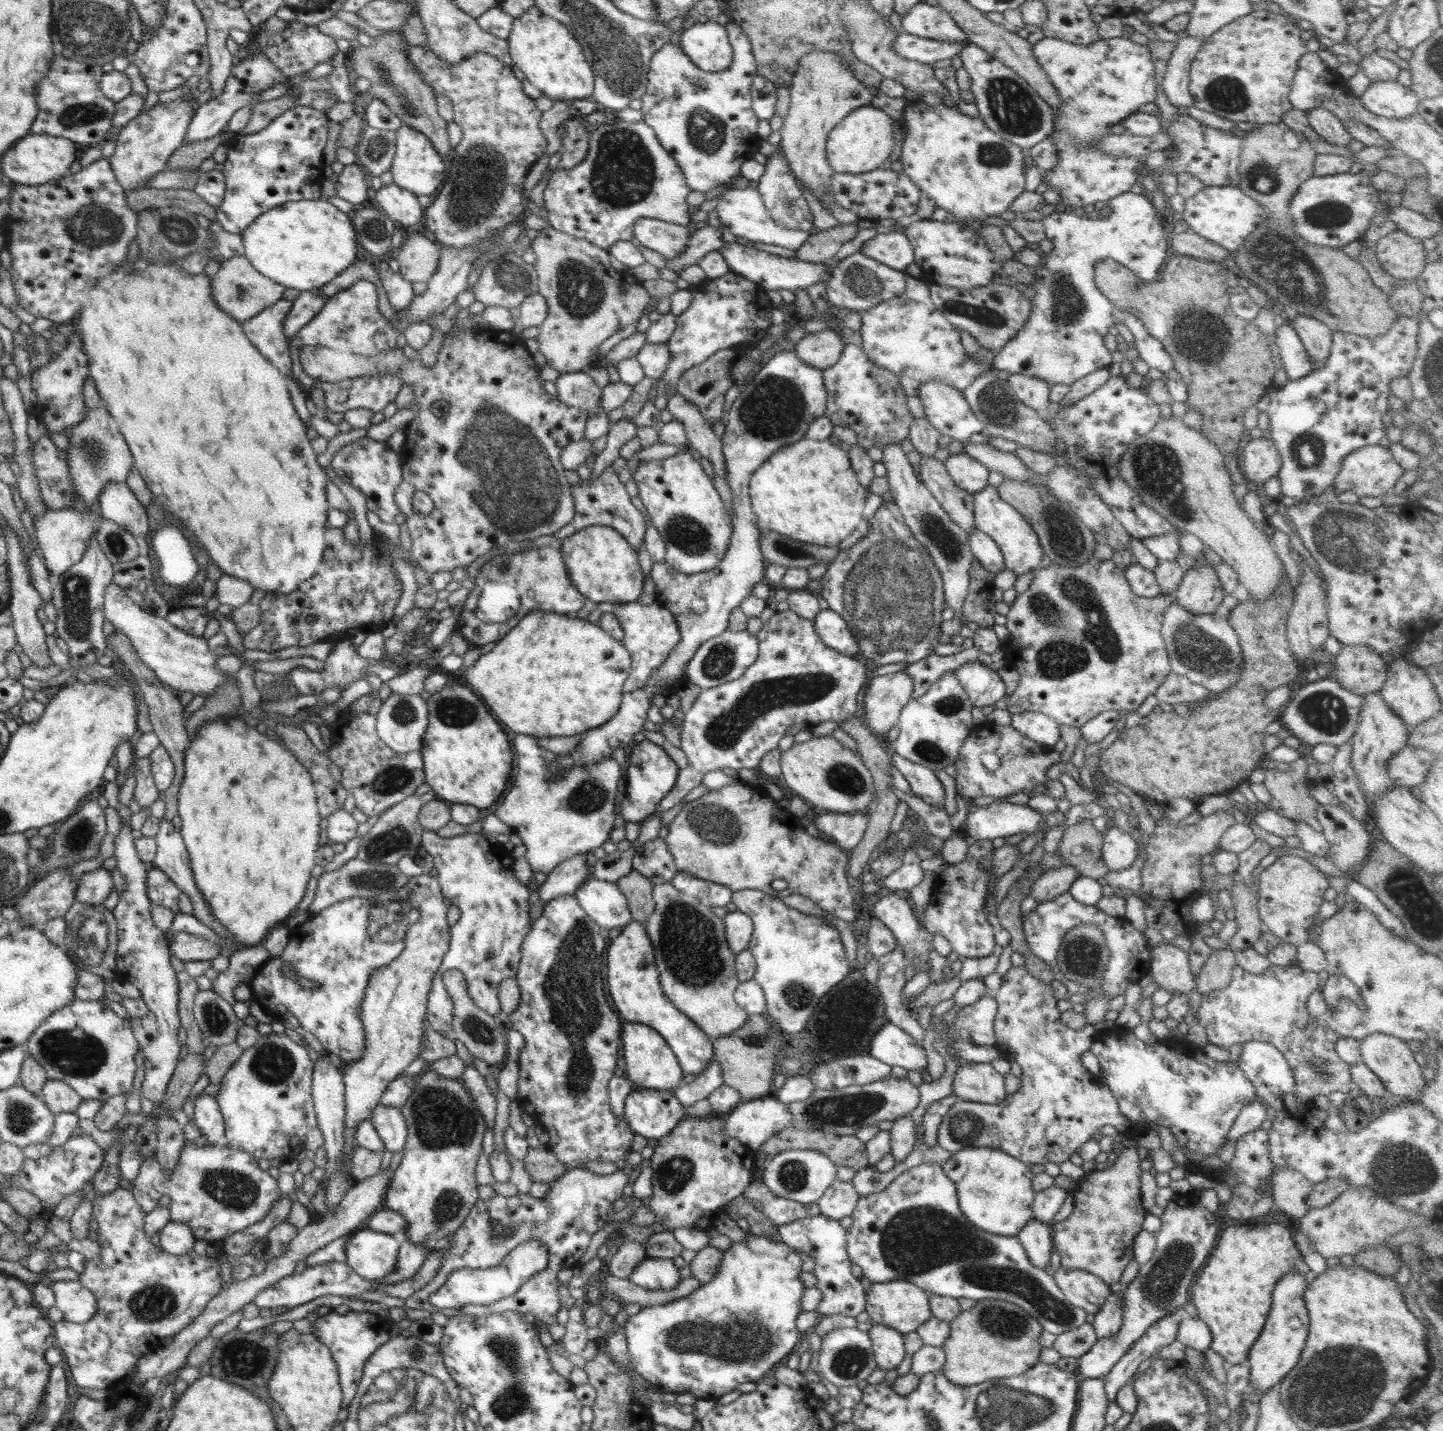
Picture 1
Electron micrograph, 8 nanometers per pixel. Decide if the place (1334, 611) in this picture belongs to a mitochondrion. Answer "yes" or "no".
no

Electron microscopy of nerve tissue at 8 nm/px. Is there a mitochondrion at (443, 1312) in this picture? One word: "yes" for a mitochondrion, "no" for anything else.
no

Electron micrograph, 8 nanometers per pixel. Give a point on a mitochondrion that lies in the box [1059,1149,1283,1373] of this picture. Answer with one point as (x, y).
(1161, 1284)

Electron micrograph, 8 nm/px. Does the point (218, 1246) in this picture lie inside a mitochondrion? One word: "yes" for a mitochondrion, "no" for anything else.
no

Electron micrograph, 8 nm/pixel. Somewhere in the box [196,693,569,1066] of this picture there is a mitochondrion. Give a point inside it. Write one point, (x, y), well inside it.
(395, 838)

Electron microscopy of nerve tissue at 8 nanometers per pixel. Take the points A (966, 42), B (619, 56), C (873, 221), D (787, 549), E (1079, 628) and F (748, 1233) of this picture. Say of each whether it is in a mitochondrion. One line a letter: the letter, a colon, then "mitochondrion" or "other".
A: other
B: mitochondrion
C: other
D: mitochondrion
E: mitochondrion
F: other

